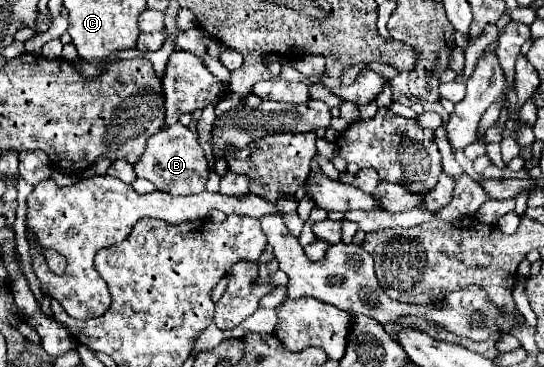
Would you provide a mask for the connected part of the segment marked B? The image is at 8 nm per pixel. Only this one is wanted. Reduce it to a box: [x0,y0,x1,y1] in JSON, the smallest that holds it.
[134,123,208,195]

